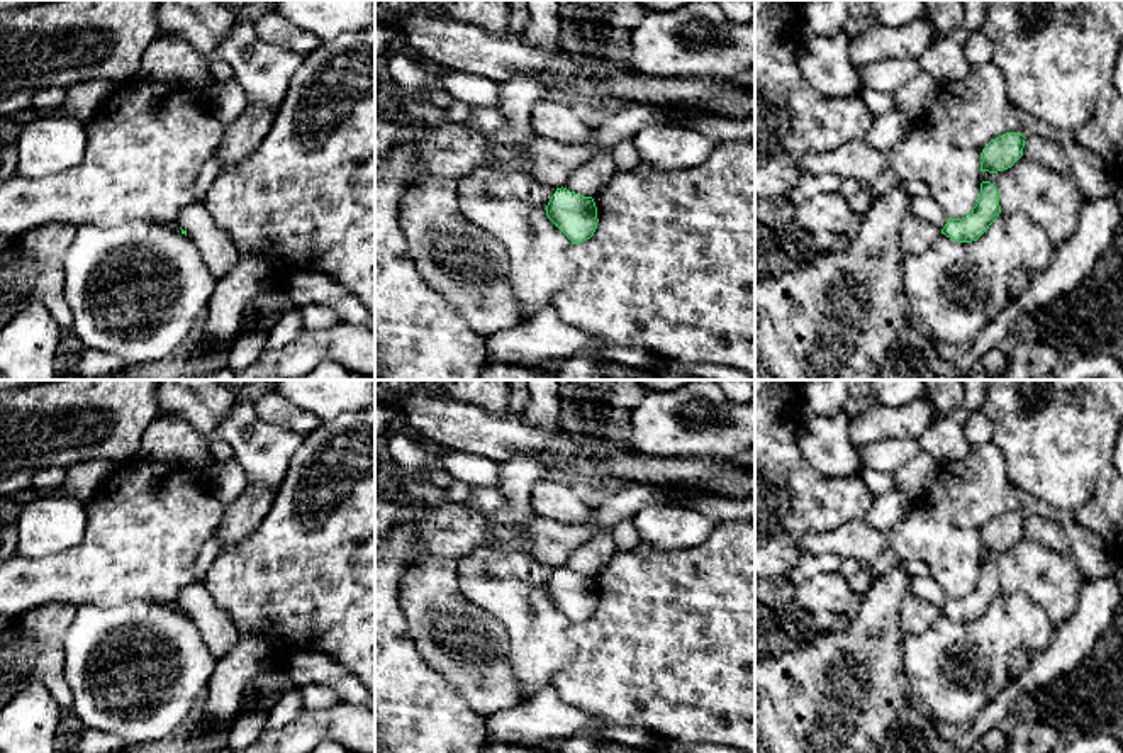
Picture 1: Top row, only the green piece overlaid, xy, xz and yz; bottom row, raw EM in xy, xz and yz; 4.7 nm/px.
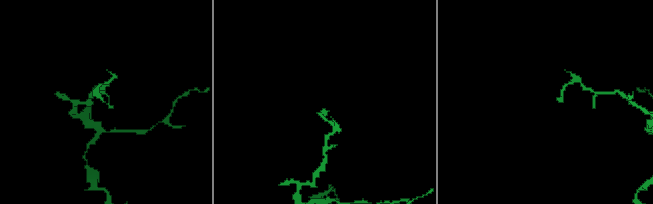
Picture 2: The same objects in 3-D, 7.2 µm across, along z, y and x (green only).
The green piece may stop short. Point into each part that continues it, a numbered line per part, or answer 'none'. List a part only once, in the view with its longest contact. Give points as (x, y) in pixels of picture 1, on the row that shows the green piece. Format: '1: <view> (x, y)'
none

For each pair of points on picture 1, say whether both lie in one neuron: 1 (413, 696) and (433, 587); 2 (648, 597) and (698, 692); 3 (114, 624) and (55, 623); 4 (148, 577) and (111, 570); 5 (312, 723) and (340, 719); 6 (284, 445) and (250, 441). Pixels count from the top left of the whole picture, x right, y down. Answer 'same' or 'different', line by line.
1: different
2: same
3: different
4: same
5: same
6: same

